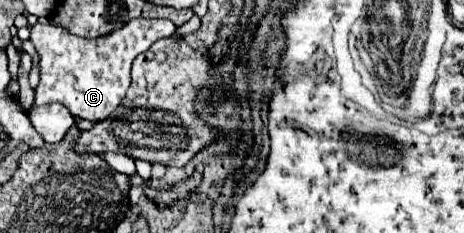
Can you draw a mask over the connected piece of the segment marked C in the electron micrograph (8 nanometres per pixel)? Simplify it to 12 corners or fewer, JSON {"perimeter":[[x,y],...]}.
{"perimeter":[[131,19],[85,39],[37,23],[33,105],[107,119],[133,59],[171,37],[169,19]]}

